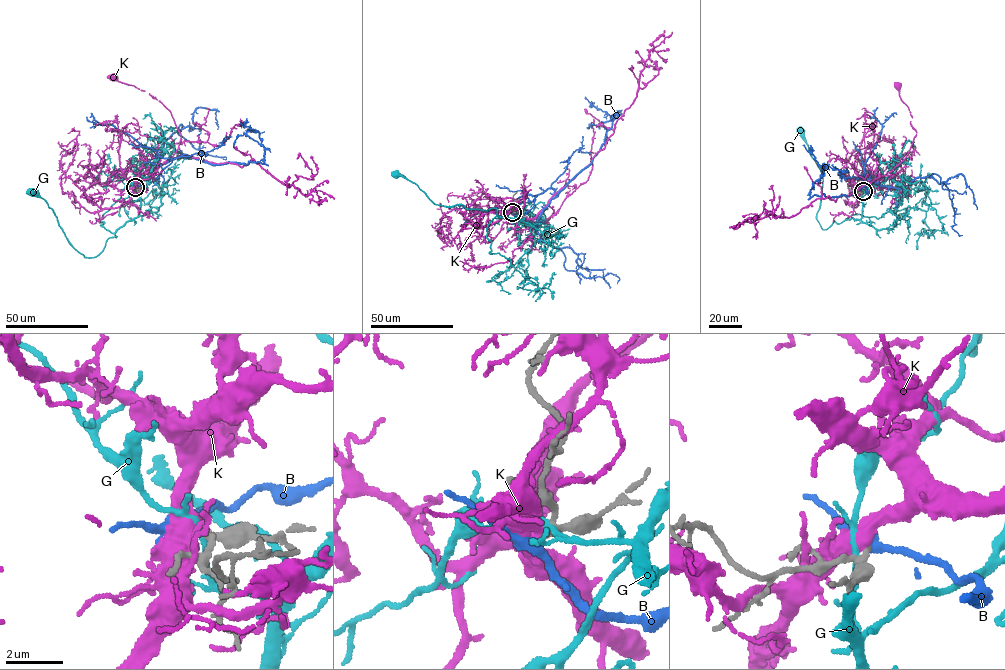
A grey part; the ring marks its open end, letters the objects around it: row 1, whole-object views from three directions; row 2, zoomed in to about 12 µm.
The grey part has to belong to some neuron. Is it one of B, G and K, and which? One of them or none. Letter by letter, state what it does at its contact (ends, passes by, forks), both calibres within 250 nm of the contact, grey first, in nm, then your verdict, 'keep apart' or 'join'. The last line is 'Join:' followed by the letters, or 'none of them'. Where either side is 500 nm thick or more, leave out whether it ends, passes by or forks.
B: it passes by; 190 nm thick on the grey side, 380 nm on the other; keep apart
G: it passes by; 320 nm thick on the grey side, 170 nm on the other; keep apart
K: it passes by; 220 nm thick on the grey side, 480 nm on the other; keep apart
Join: none of them

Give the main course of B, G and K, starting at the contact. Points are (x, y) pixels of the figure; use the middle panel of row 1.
B: (512, 212), (521, 217), (552, 188), (538, 234), (561, 249), (567, 270), (587, 277), (611, 273), (617, 283)
G: (513, 212), (521, 221), (500, 217), (496, 208), (486, 211), (436, 204), (416, 184), (395, 174)
K: (513, 212), (522, 219), (548, 205), (554, 212), (548, 220), (529, 227), (478, 209)

